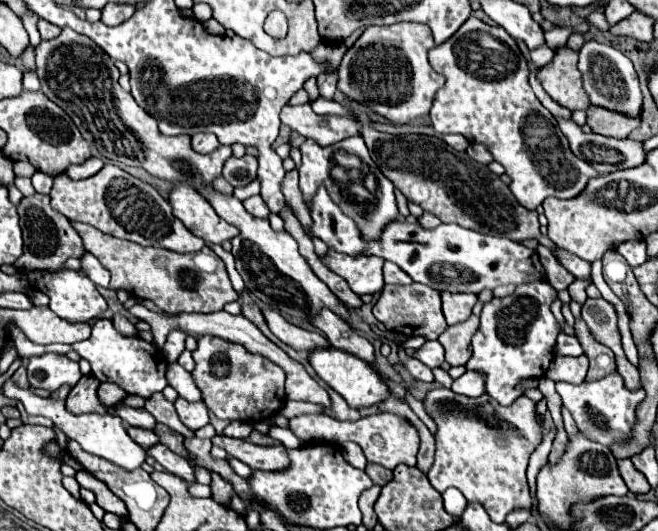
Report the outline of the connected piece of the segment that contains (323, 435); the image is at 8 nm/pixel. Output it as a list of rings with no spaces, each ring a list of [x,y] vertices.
[[[324,413],[320,415],[298,415],[290,419],[290,431],[294,435],[298,435],[302,441],[310,443],[310,441],[330,441],[330,443],[344,443],[344,441],[356,441],[366,459],[370,463],[378,463],[386,469],[394,469],[400,463],[406,465],[416,465],[416,455],[418,455],[418,431],[416,427],[394,413],[378,413],[378,415],[368,415],[368,417],[360,417],[358,421],[336,421]]]

